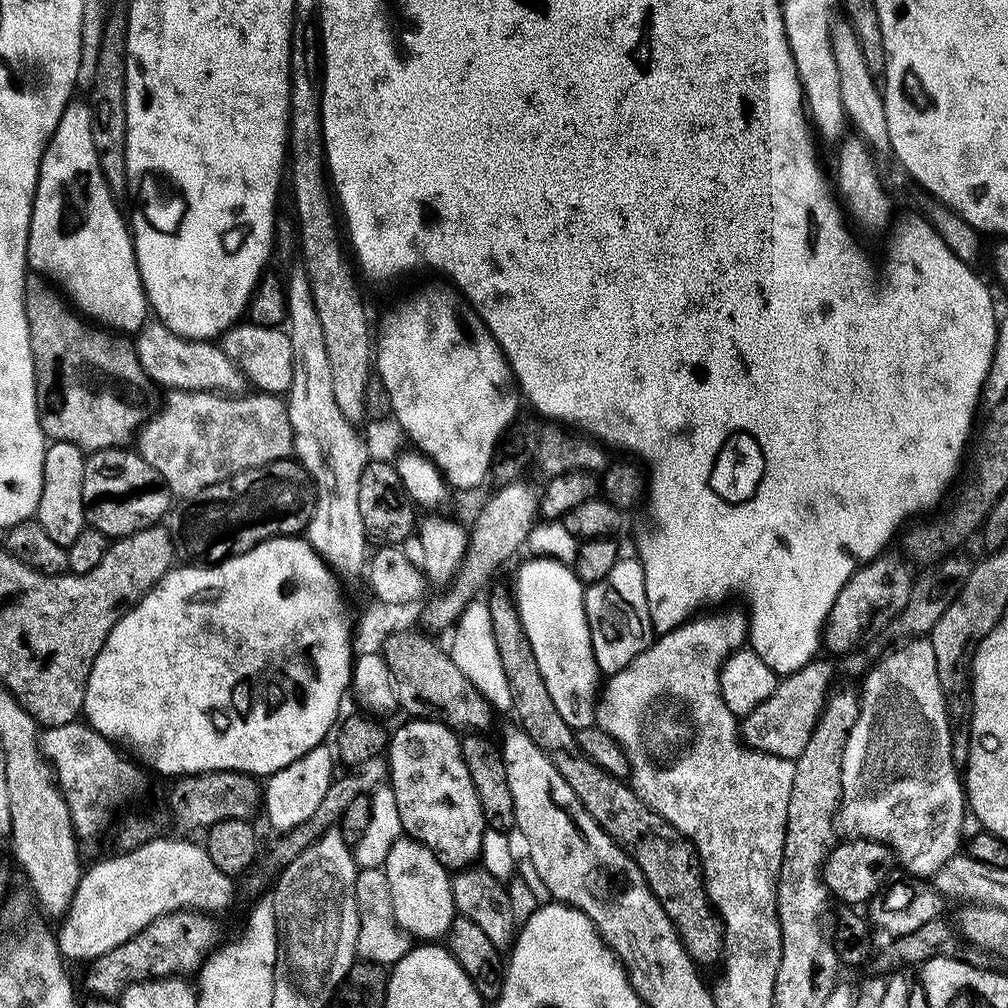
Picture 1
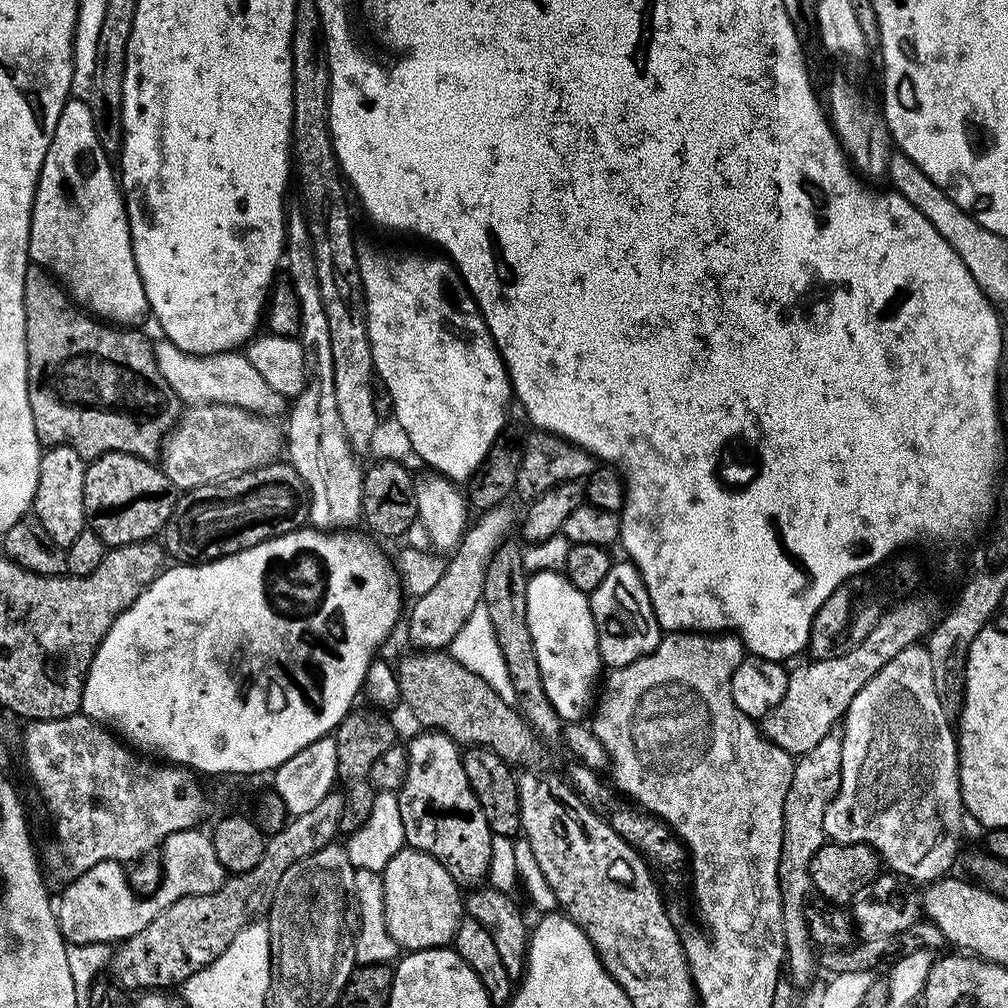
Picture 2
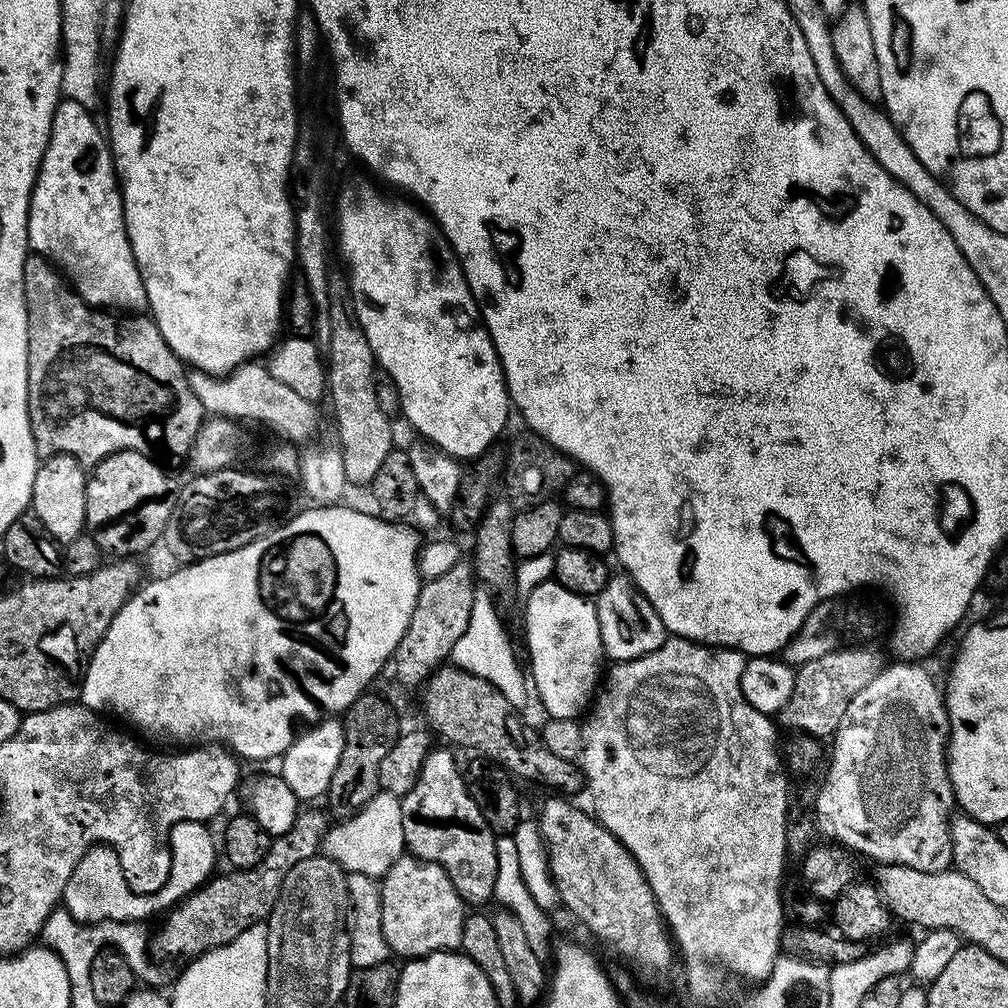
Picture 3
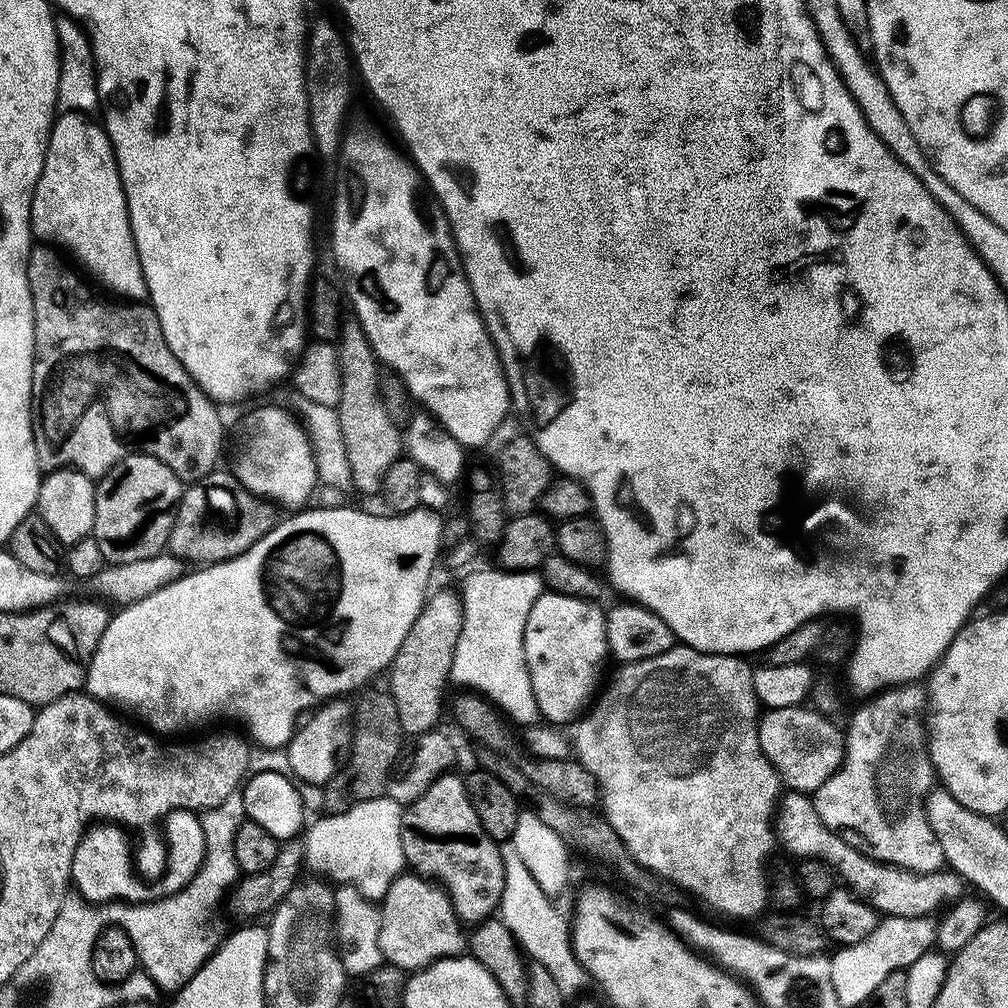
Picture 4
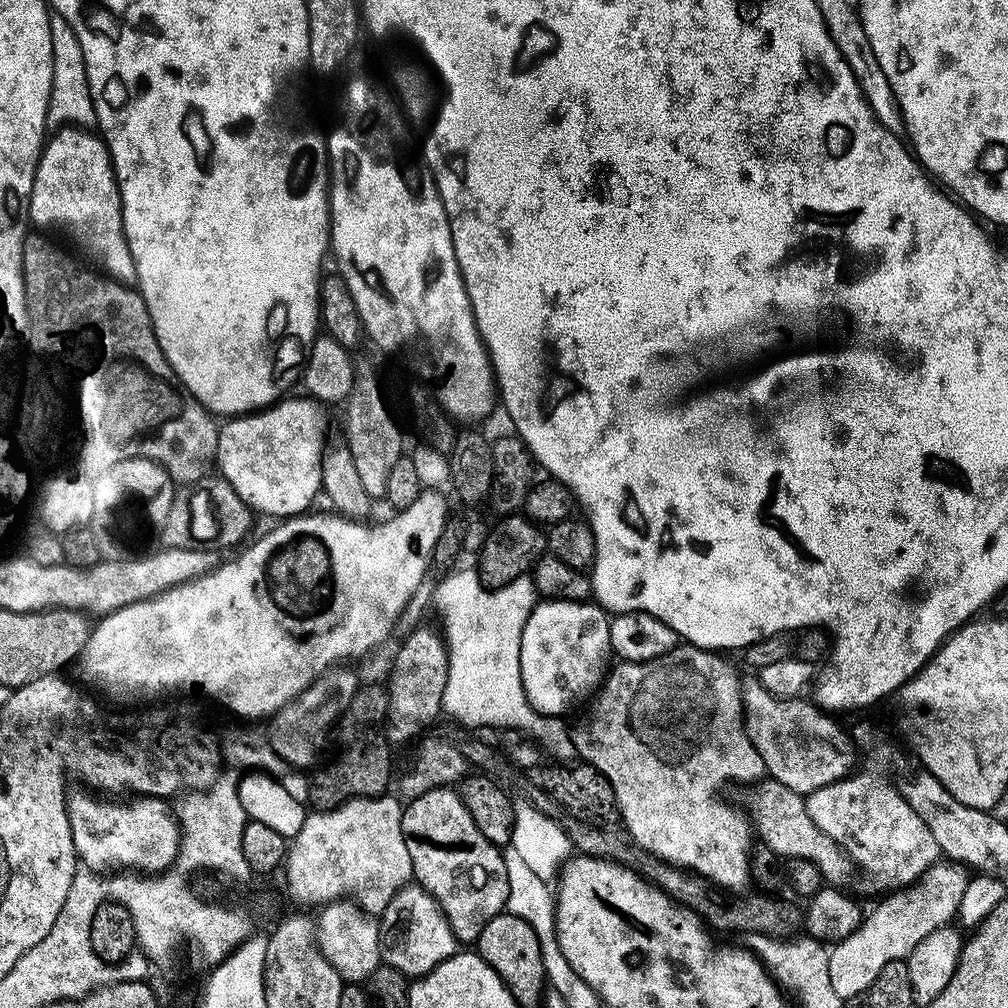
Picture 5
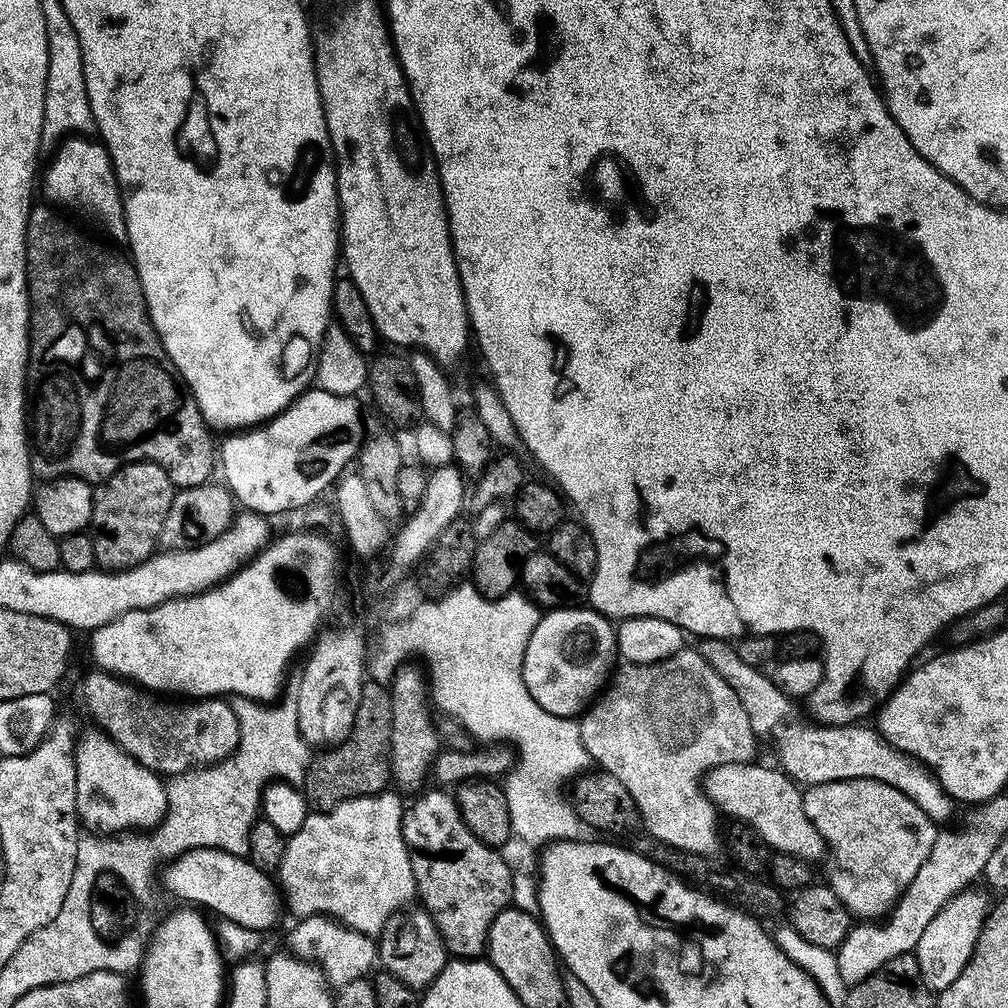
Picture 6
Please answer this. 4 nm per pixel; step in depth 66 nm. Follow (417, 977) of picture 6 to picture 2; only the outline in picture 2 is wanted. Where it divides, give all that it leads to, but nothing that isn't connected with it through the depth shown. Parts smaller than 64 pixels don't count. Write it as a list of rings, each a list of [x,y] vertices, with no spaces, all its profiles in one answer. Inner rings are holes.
[[[407,846],[398,850],[384,871],[384,897],[386,898],[386,930],[394,938],[397,949],[421,952],[427,948],[451,945],[466,913],[461,885],[430,854]]]

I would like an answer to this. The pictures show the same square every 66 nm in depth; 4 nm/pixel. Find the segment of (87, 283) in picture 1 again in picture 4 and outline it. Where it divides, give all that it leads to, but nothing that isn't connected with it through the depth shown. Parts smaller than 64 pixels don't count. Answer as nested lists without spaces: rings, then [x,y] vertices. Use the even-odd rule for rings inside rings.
[[[64,110],[53,119],[42,174],[32,191],[32,230],[37,237],[44,239],[41,241],[57,249],[65,248],[106,291],[116,295],[113,297],[128,302],[148,300],[148,287],[128,221],[128,203],[124,197],[120,172],[116,168],[116,155],[112,152],[112,144],[103,127],[97,121],[95,124],[83,112]]]

